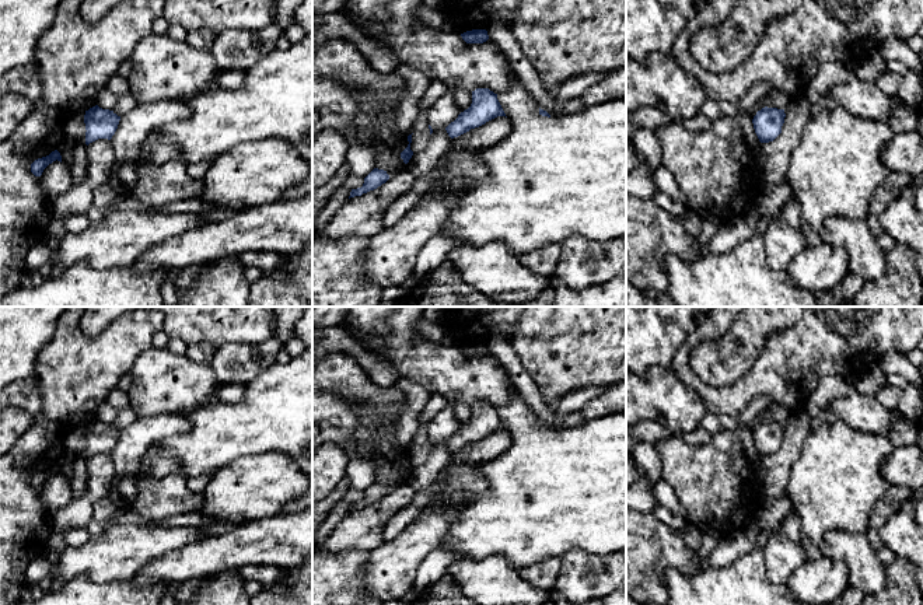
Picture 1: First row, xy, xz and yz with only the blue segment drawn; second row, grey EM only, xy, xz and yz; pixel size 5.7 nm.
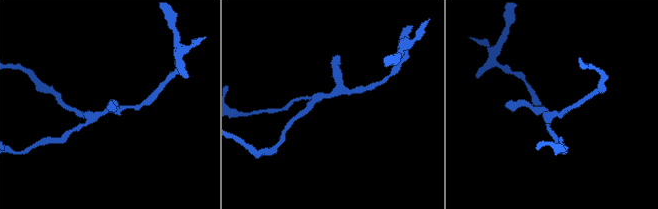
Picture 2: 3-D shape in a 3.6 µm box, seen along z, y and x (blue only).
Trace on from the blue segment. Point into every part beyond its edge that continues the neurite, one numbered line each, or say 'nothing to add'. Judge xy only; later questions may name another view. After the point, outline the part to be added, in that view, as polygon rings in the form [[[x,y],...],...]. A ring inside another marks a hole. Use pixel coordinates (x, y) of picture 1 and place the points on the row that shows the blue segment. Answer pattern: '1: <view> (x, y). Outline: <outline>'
nothing to add

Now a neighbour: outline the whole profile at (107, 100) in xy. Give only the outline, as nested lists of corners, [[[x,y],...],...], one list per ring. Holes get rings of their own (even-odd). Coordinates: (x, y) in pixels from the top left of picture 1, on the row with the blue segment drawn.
[[[104,88],[97,98],[97,105],[102,109],[109,109],[112,111],[115,104],[116,104],[118,95],[113,94],[112,91]]]

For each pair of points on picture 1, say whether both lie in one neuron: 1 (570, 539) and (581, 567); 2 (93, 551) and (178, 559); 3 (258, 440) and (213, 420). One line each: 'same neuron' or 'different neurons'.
1: different neurons
2: different neurons
3: same neuron

